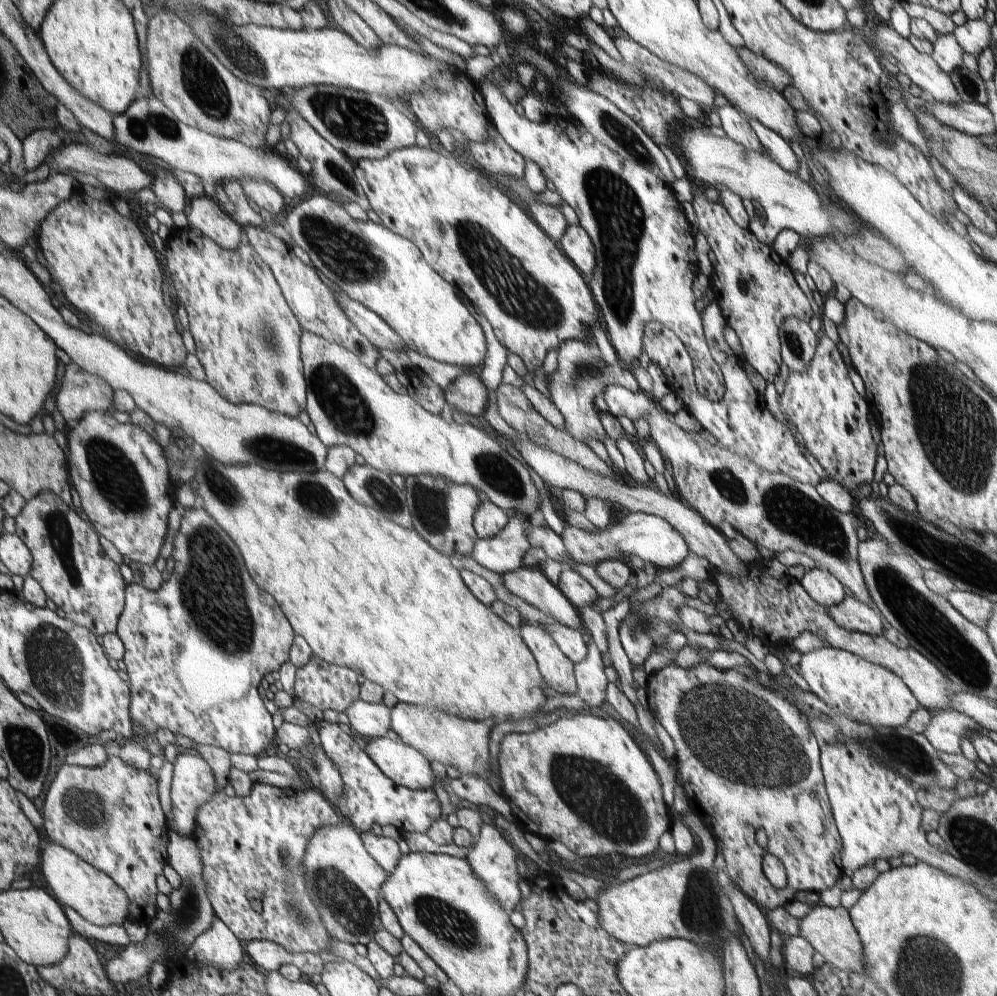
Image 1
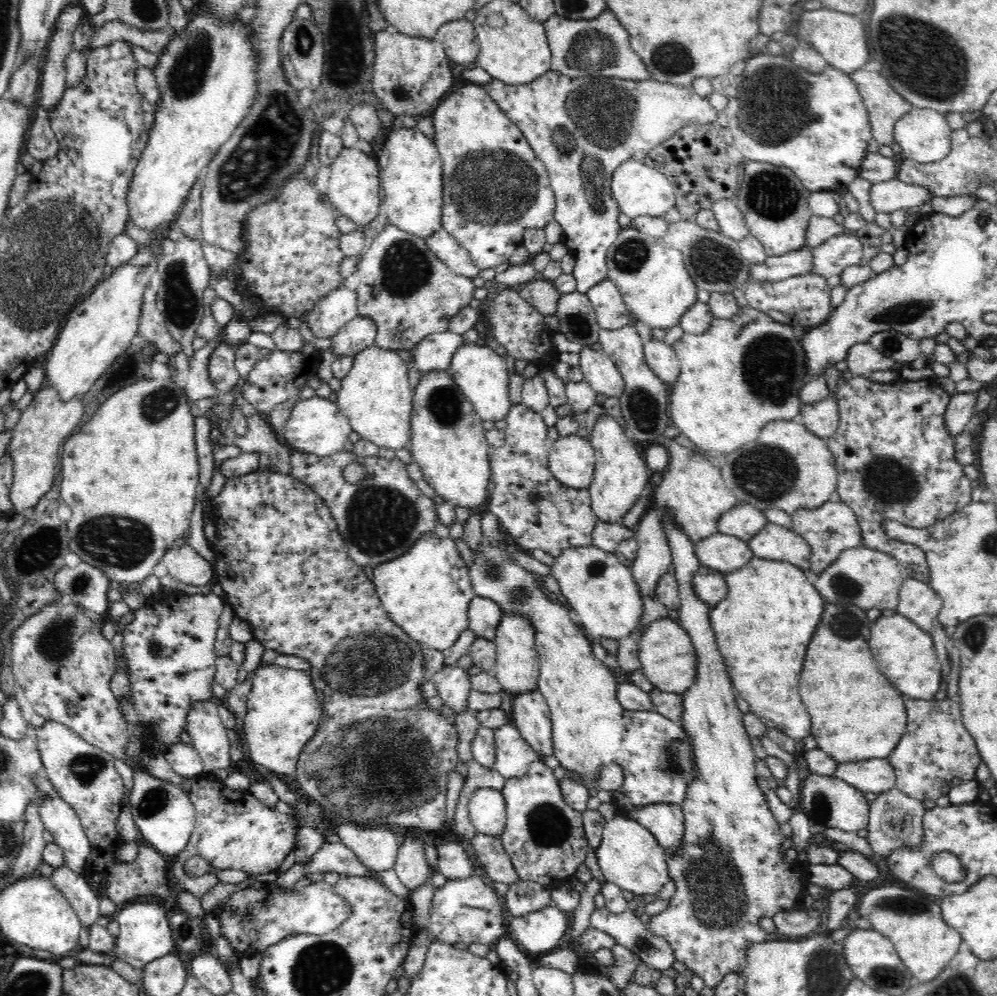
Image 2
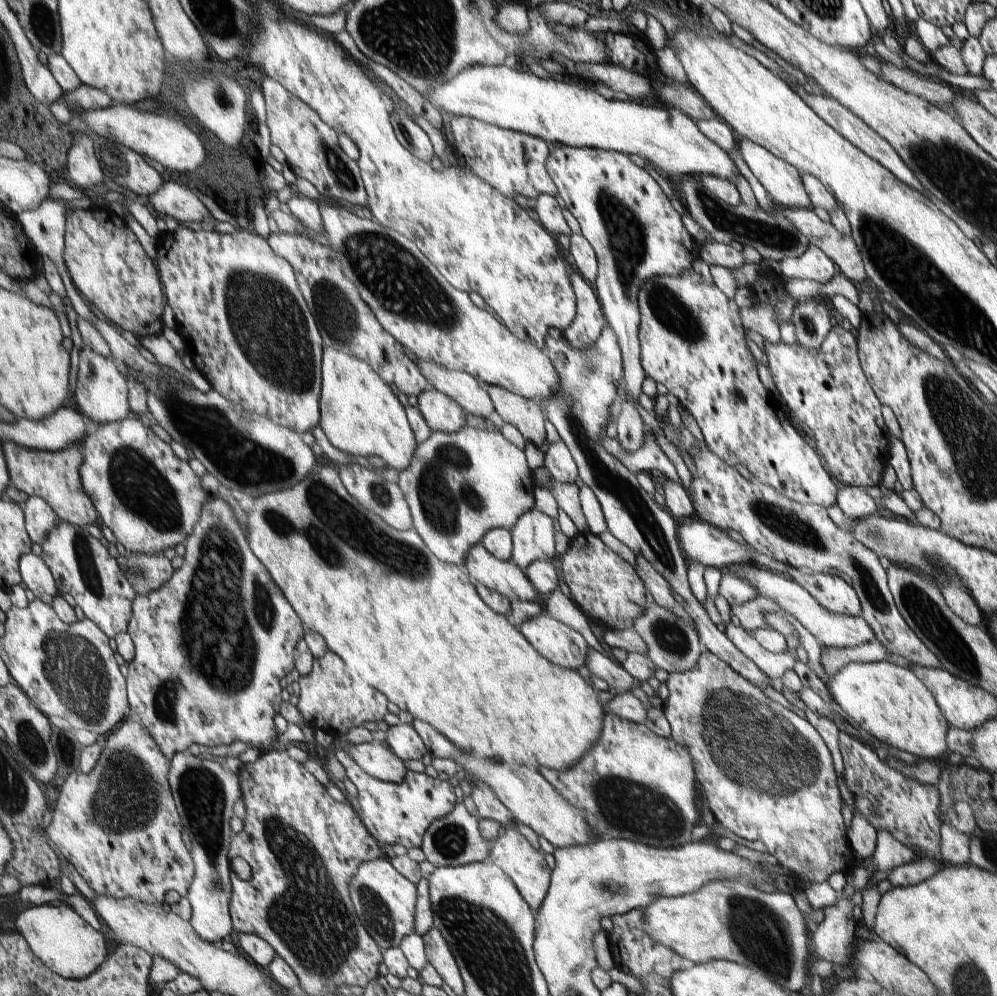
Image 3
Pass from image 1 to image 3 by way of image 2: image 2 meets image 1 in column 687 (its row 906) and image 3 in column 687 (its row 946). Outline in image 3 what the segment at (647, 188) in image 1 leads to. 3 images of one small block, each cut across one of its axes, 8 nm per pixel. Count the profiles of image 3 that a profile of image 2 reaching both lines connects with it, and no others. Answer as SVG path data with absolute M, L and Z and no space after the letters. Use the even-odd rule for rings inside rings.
M547 142L549 152L545 160L545 172L549 180L553 182L559 198L565 202L565 210L577 220L581 228L581 236L587 240L591 250L595 252L597 258L597 276L593 280L593 290L601 308L601 314L605 318L605 324L611 328L615 334L617 346L621 350L621 362L623 362L623 382L629 392L627 398L619 400L615 406L615 430L617 430L617 440L621 448L627 452L635 452L637 448L643 446L643 436L645 436L645 424L641 422L641 416L635 408L635 400L639 400L641 384L645 380L641 362L639 362L639 304L637 304L637 292L645 280L653 276L681 276L691 270L693 260L699 258L701 246L687 234L683 228L681 216L675 212L671 206L669 198L661 192L657 182L645 172L645 168L635 166L629 156L621 152L611 152L611 150L591 150L591 148L571 148L563 144L553 144Z

